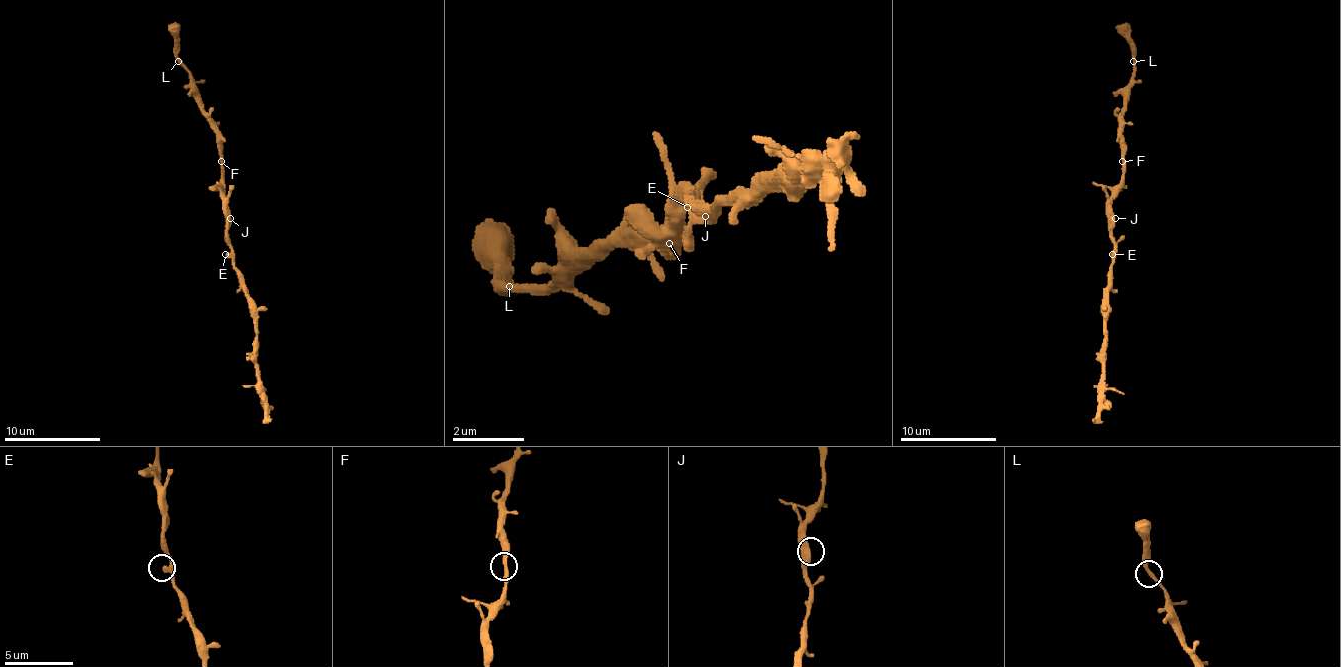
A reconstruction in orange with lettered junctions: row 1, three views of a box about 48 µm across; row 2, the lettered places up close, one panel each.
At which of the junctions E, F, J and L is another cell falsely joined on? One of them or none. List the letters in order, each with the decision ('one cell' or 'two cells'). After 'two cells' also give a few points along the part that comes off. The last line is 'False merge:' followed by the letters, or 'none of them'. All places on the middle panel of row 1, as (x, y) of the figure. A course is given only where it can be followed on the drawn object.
E: one cell
F: one cell
J: one cell
L: one cell
False merge: none of them

